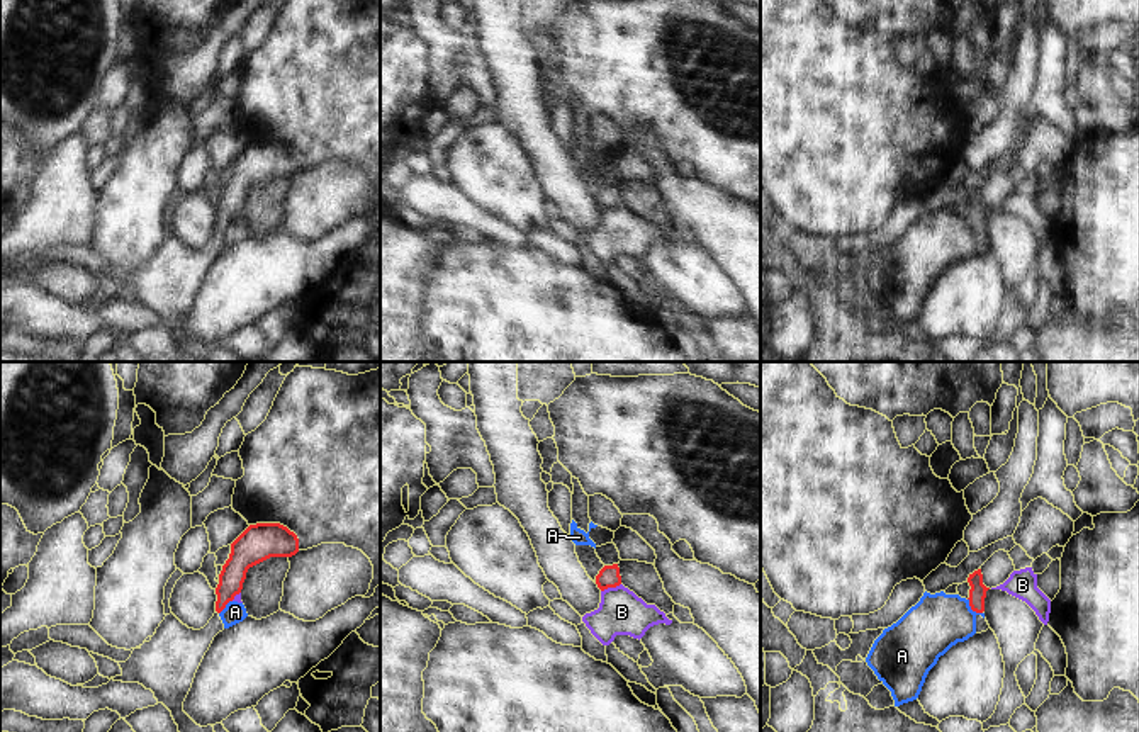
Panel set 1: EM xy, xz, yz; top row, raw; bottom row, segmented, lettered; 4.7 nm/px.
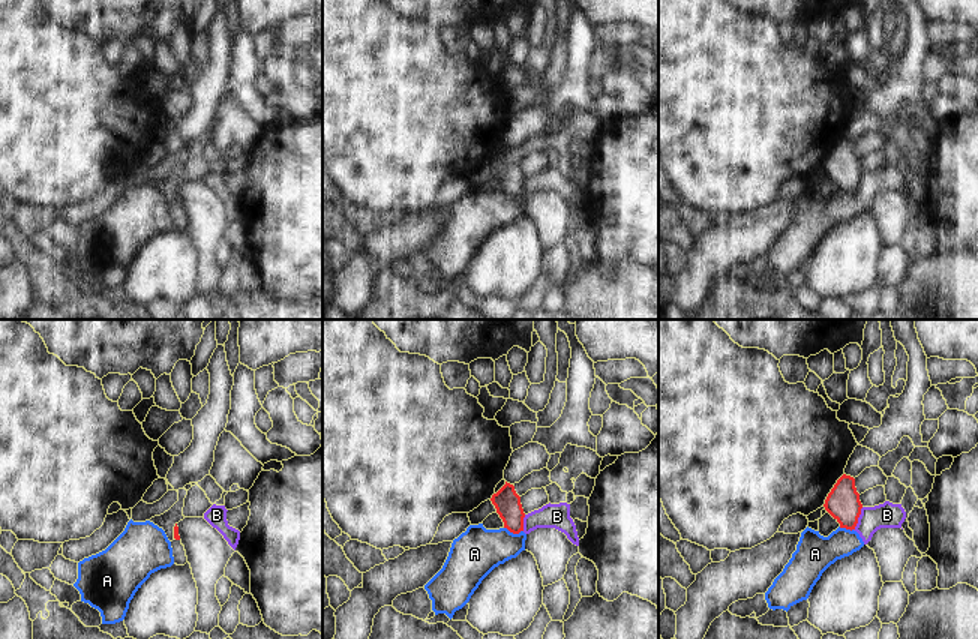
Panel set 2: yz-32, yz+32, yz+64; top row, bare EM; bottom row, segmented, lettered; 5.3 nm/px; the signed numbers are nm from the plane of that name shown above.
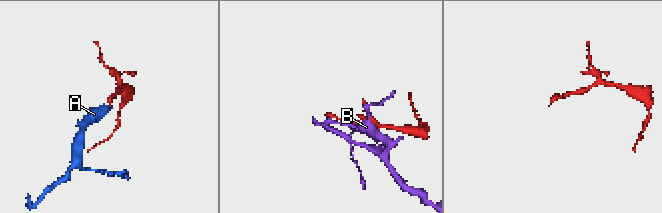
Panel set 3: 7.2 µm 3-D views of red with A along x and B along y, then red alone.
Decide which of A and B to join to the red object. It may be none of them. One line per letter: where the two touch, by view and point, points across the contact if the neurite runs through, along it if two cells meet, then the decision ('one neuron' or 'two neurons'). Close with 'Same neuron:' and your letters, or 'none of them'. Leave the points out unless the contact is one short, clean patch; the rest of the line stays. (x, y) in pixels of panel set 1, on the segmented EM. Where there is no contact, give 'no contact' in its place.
A: meets red in yz at (971, 608); border along yz (968, 598), (968, 605), (981, 613); two neurons
B: meets red in xz at (610, 586); two neurons
Same neuron: none of them

